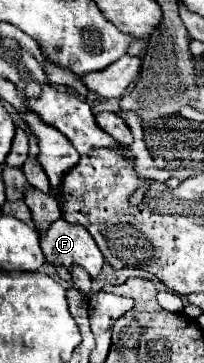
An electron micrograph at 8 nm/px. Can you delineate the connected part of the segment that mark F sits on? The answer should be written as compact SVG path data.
M64 218L52 222L48 230L42 230L40 246L46 262L54 268L72 270L74 266L80 266L90 278L96 278L104 266L104 256L90 232L80 224L66 222Z

